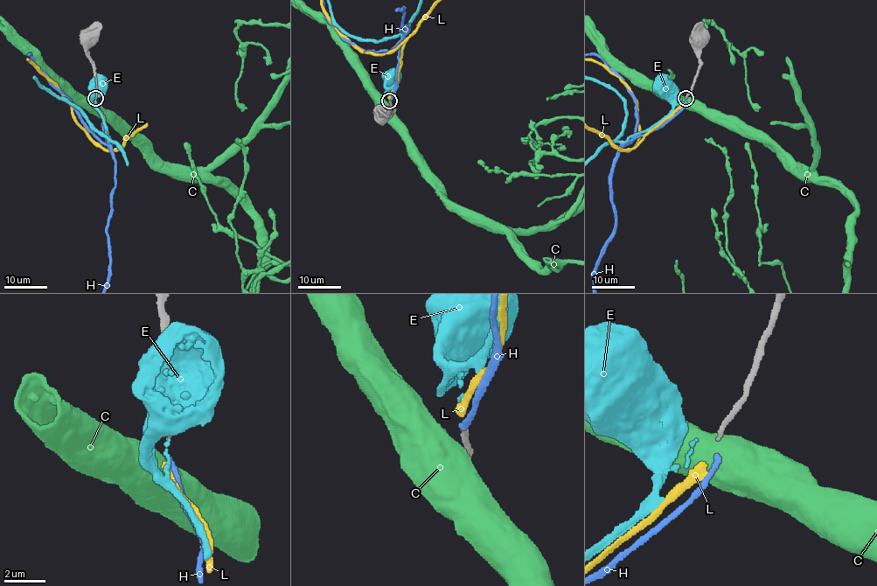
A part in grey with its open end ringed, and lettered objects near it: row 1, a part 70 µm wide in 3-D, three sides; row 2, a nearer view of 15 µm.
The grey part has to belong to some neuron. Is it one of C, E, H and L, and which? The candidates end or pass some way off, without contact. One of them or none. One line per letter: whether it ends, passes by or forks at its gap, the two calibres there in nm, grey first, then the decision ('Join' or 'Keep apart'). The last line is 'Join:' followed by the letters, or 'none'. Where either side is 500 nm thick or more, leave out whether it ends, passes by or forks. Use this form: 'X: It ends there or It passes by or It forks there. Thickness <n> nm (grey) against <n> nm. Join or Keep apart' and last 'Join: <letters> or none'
C: Thickness 200 nm (grey) against 700 nm. Keep apart
E: It ends there. Thickness 200 nm (grey) against 80 nm. Keep apart
H: It ends there. Thickness 200 nm (grey) against 240 nm. Keep apart
L: It ends there. Thickness 200 nm (grey) against 360 nm. Join
Join: L

